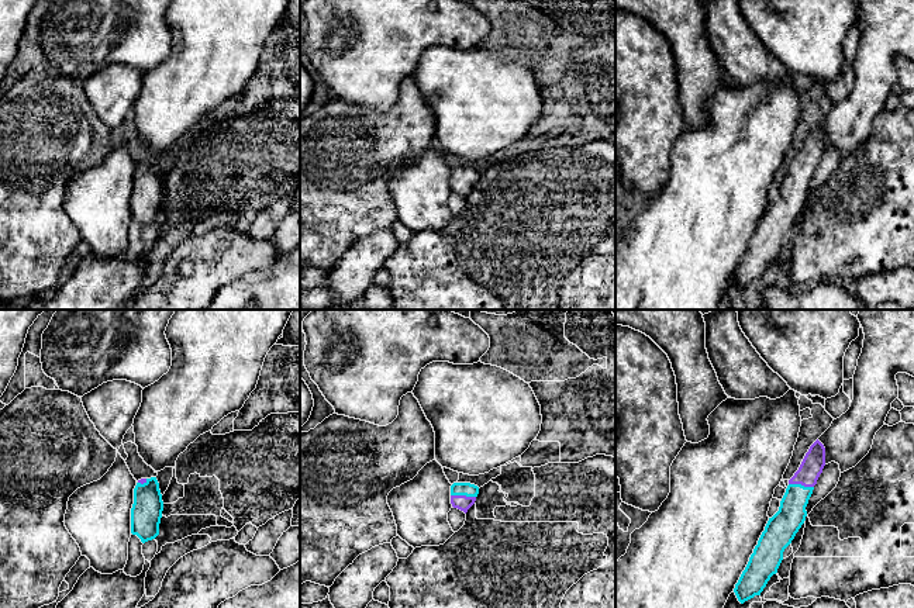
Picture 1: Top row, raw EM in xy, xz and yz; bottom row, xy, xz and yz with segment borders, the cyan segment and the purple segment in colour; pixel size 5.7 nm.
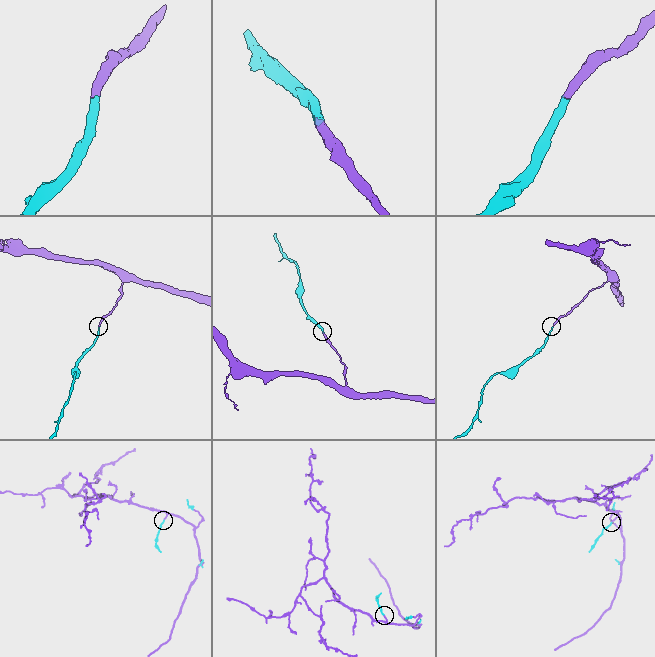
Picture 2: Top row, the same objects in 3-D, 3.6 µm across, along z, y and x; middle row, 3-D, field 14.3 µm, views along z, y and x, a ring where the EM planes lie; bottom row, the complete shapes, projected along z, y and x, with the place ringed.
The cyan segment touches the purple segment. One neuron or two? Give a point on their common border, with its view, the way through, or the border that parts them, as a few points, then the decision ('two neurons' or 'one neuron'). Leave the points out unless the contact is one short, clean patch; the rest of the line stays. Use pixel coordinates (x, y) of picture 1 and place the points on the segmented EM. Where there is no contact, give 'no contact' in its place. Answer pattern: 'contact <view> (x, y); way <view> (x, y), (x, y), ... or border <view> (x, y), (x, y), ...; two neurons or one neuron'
contact xz (464, 494); one neuron

